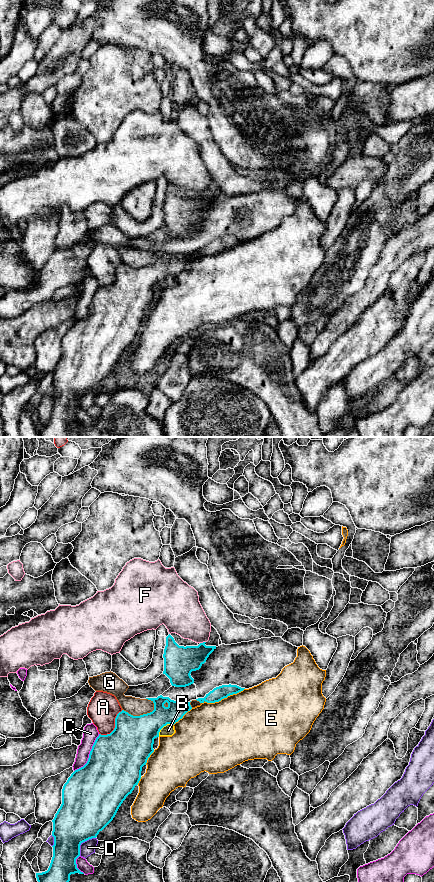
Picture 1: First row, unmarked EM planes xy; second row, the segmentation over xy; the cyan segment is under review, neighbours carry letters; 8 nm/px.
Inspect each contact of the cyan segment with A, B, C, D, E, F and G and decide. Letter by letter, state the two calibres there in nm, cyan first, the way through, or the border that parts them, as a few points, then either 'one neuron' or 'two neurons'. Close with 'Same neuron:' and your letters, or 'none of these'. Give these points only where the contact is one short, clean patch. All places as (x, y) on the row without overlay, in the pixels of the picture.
A: 420/240 nm | two neurons
B: 320/90 nm | along xy (173, 276), (164, 278), (158, 287) | two neurons
C: 440/120 nm | two neurons
D: 400/120 nm | two neurons
E: 110/480 nm | two neurons
F: 260/300 nm | two neurons
G: 360/140 nm | two neurons
Same neuron: none of these

